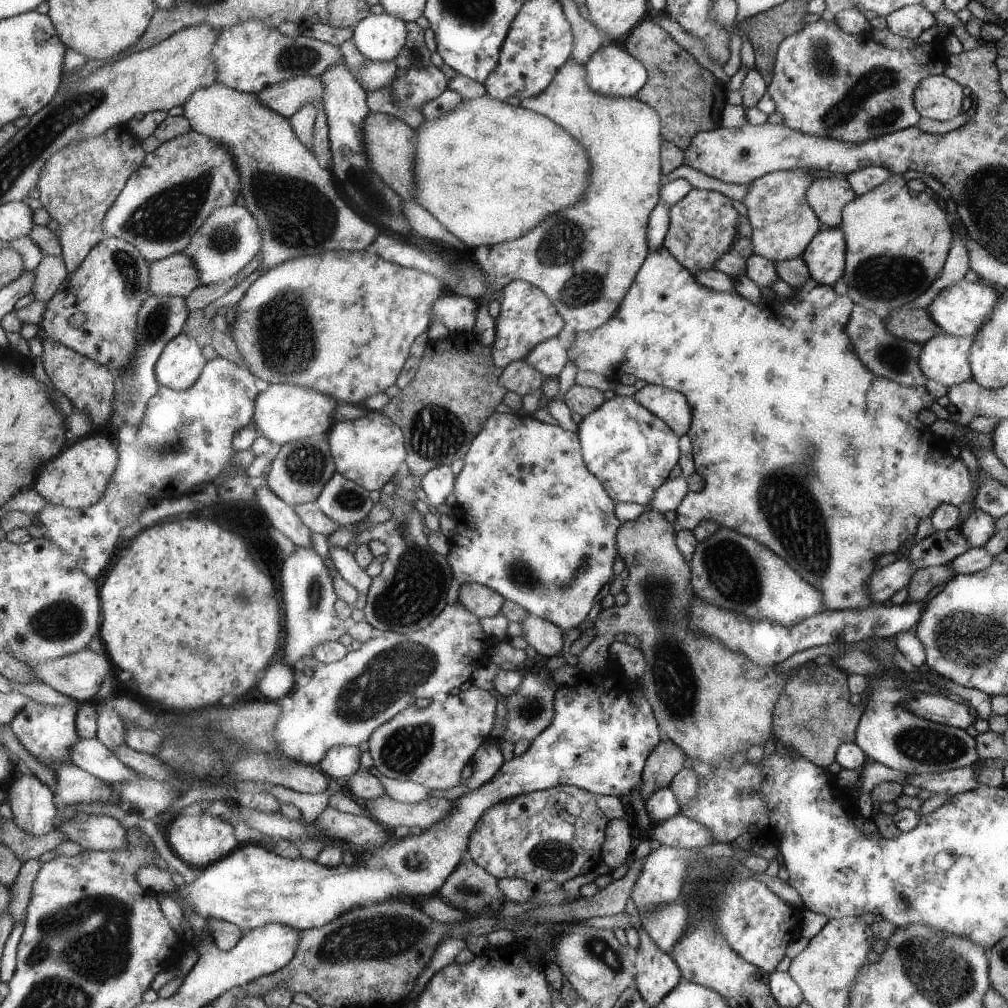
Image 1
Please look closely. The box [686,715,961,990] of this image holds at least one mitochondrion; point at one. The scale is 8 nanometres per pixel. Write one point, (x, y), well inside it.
(722, 913)

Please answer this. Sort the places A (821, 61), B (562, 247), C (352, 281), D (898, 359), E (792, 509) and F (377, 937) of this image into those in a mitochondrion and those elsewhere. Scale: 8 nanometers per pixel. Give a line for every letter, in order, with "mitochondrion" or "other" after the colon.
A: mitochondrion
B: mitochondrion
C: other
D: mitochondrion
E: mitochondrion
F: mitochondrion

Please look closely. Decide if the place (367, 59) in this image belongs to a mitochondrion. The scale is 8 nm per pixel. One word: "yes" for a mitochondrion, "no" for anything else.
no

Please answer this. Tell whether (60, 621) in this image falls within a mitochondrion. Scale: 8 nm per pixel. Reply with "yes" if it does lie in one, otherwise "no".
yes

